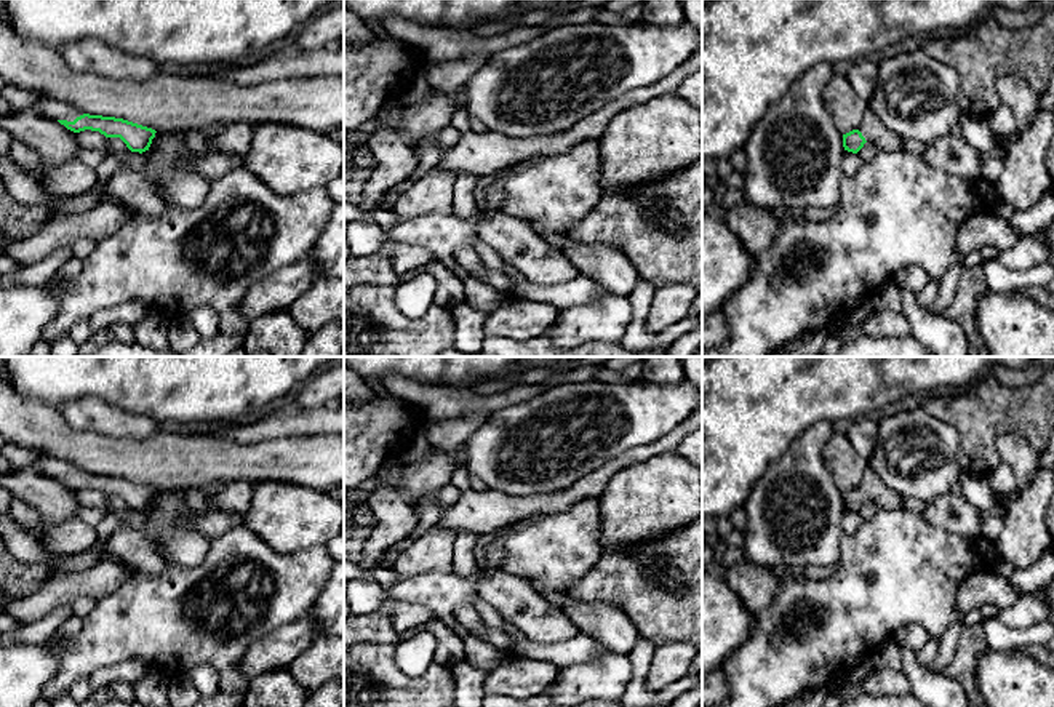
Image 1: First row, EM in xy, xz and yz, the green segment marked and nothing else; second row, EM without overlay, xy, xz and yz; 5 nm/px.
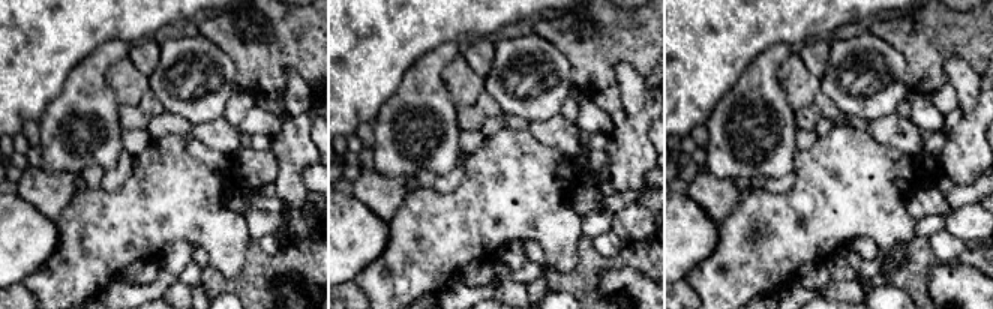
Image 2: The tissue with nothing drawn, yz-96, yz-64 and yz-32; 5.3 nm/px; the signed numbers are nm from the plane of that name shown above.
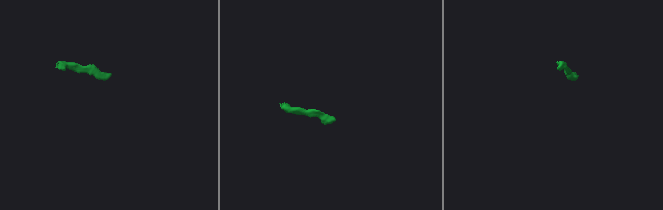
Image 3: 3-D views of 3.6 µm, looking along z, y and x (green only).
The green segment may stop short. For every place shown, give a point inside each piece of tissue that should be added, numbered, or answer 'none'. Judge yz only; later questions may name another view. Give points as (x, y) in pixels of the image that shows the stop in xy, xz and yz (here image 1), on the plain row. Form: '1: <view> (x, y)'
1: yz (872, 487)

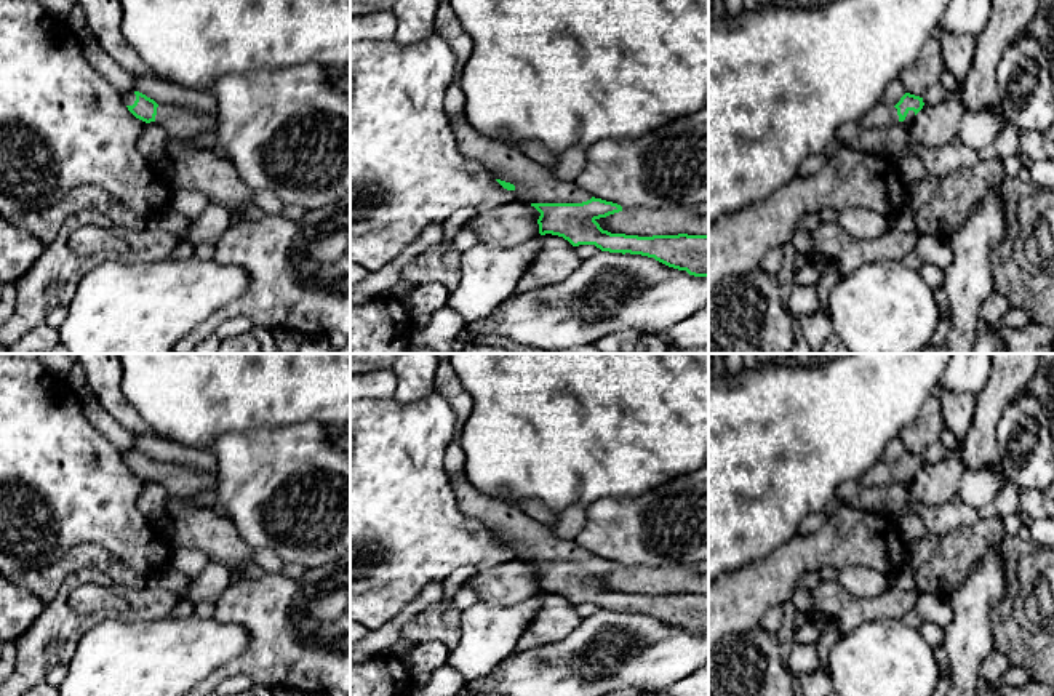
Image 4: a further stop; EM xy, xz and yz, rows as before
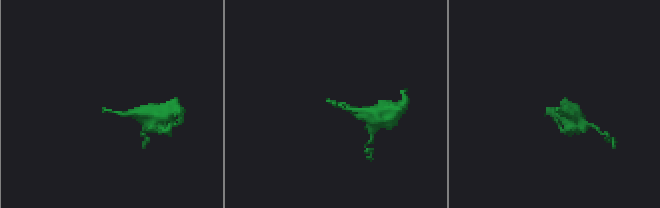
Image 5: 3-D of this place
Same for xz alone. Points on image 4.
1: xz (533, 541)

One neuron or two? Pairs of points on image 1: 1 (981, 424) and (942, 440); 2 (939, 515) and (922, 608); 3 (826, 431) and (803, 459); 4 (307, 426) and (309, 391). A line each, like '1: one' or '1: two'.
1: two
2: two
3: one
4: two

